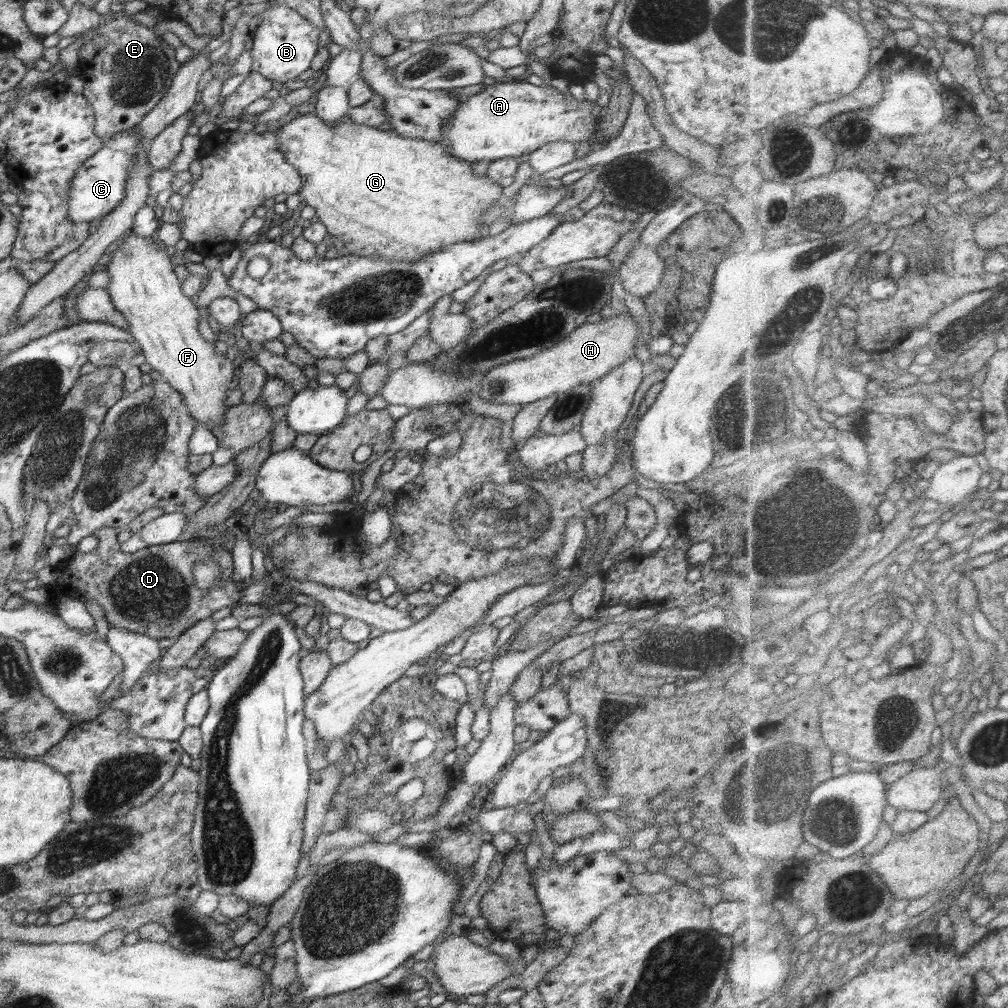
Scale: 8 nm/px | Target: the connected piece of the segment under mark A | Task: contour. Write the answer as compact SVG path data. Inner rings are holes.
M525 78L495 83L458 103L454 115L446 121L446 125L442 125L439 143L454 158L471 163L522 158L554 141L594 143L601 112L597 102L578 101L570 92L562 93L545 84L536 86Z

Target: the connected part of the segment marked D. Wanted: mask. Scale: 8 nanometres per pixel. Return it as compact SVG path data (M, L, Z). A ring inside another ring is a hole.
M110 526L96 530L94 536L98 538L98 545L94 550L76 551L73 557L56 566L58 582L48 587L54 600L49 604L56 606L57 596L64 595L84 603L90 599L102 606L110 626L160 641L160 638L175 640L216 610L239 603L241 591L234 584L233 558L225 545L217 545L213 538L206 542L192 538L190 542L185 539L165 545L148 545L137 553L126 553L120 550L119 531ZM200 562L216 562L220 566L220 580L208 589L200 589L192 581L192 568Z

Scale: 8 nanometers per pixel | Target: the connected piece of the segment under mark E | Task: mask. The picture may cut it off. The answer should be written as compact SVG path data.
M123 12L114 13L111 20L101 20L96 27L89 30L92 38L80 47L78 71L84 81L83 95L95 110L95 133L103 141L110 140L114 134L132 130L158 104L172 84L172 79L182 65L175 57L175 48L168 45L154 30L136 22L134 15Z

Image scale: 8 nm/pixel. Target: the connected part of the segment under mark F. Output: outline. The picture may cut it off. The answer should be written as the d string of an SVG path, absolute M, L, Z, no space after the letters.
M133 231L129 236L125 236L123 242L119 242L116 251L111 254L112 260L103 267L110 278L105 290L109 293L116 310L126 318L130 334L137 341L144 362L148 363L152 370L158 371L162 379L172 388L178 390L182 400L186 401L186 409L190 411L196 424L206 426L208 429L214 425L222 425L226 407L230 407L224 402L224 397L226 397L228 389L232 389L232 385L235 385L236 373L231 360L217 354L214 350L214 344L204 340L200 334L198 308L191 299L183 294L181 282L174 273L175 267L171 258L162 250L162 246L154 242L151 237L143 238Z

